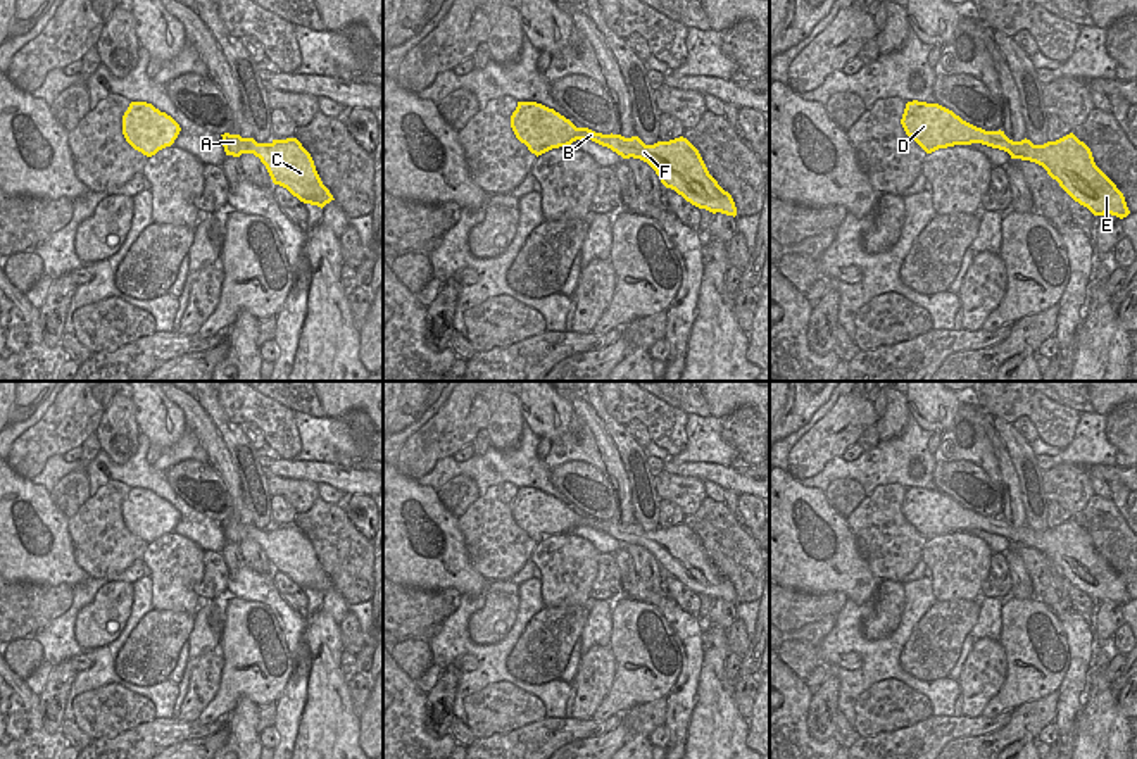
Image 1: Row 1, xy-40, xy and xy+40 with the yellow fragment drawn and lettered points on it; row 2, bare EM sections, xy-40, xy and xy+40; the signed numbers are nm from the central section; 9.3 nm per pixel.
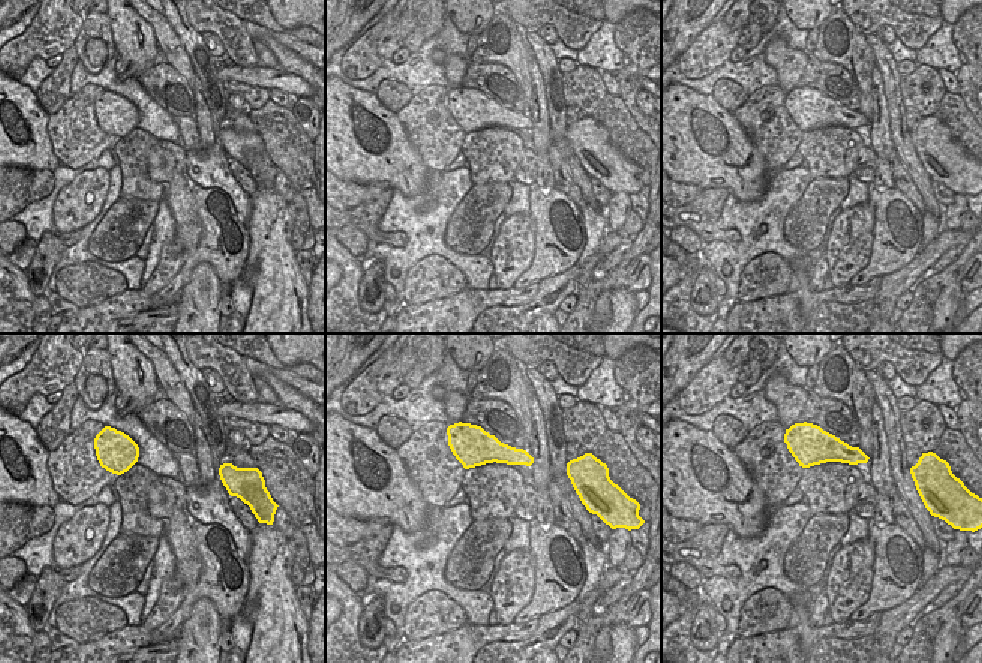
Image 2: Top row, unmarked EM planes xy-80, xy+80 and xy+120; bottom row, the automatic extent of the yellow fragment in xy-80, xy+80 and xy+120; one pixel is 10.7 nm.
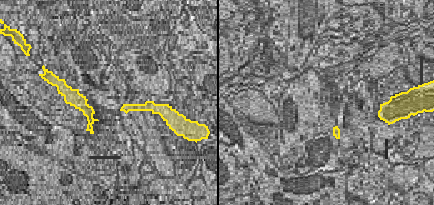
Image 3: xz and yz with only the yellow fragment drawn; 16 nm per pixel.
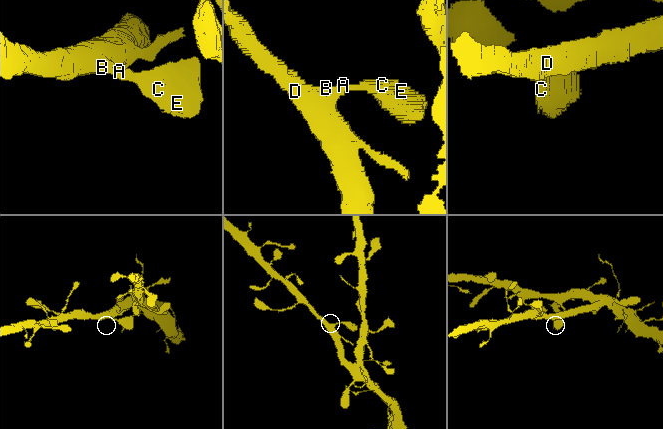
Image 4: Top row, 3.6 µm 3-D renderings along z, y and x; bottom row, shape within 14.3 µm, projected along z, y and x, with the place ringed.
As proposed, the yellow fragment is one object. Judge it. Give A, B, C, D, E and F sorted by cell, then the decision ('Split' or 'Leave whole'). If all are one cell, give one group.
Groups: A B C D E F. Leave whole

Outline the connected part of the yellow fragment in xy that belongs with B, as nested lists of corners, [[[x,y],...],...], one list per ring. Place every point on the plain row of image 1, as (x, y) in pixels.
[[[518,488],[511,514],[537,543],[576,526],[592,526],[623,545],[633,543],[647,549],[666,574],[675,576],[692,592],[713,600],[737,602],[732,581],[709,561],[699,536],[683,523],[645,531],[638,523],[625,524],[576,514],[554,495],[537,488]]]

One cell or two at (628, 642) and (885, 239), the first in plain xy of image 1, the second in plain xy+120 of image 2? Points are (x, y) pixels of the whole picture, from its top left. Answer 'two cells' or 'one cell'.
one cell

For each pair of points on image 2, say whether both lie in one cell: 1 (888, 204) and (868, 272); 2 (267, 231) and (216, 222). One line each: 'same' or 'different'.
1: same
2: different

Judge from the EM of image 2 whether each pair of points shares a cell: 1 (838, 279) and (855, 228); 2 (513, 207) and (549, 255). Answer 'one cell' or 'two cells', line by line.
1: one cell
2: two cells

